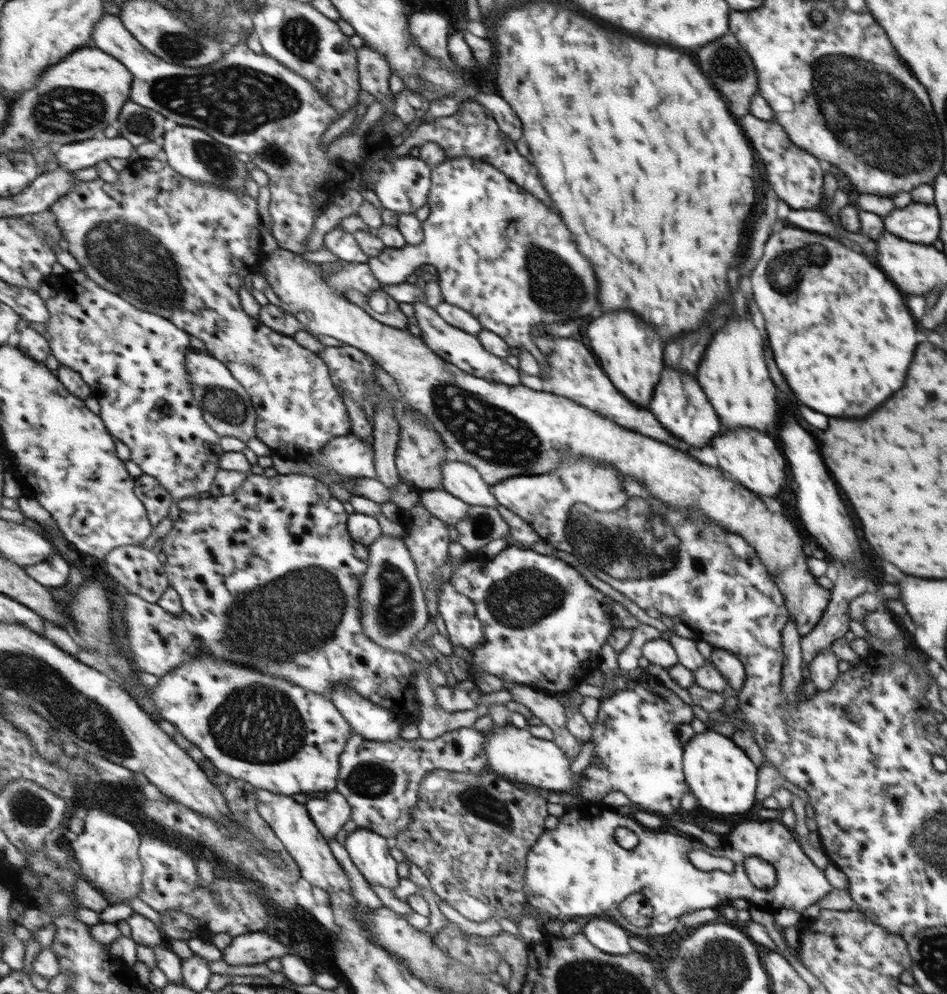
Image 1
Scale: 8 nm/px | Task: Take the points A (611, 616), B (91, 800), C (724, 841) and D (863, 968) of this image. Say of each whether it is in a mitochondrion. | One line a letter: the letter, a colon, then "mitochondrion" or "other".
A: other
B: other
C: other
D: other

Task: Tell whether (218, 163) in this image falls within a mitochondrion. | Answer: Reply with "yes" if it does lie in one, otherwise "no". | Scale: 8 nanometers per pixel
yes

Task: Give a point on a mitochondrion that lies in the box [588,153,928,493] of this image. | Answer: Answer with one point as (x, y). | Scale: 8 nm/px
(782, 274)

